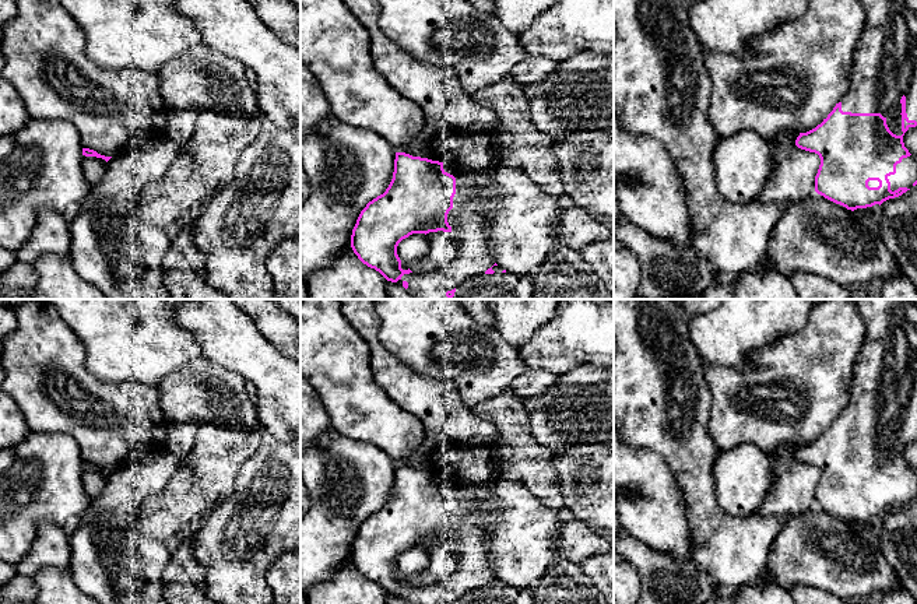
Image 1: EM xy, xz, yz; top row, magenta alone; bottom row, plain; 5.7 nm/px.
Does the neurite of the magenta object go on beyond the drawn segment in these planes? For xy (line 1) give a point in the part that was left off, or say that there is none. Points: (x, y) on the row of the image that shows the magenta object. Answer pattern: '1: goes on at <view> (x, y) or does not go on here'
1: does not go on here

